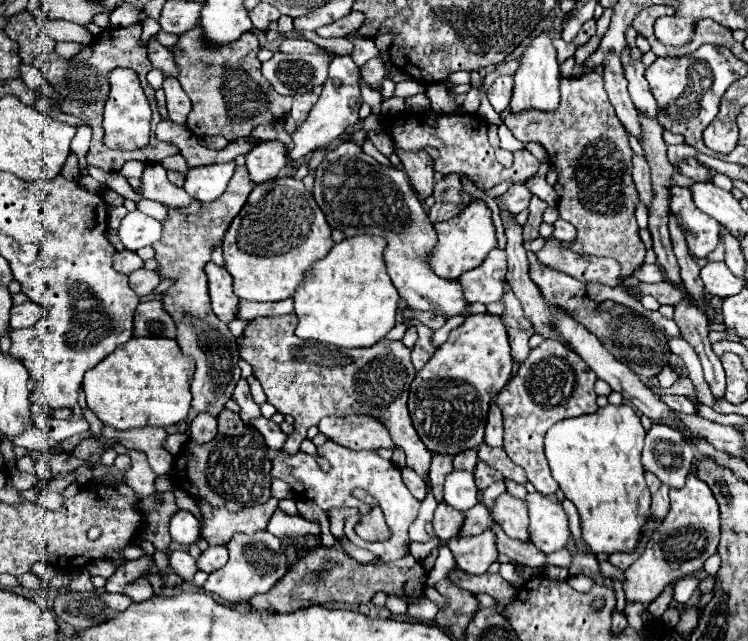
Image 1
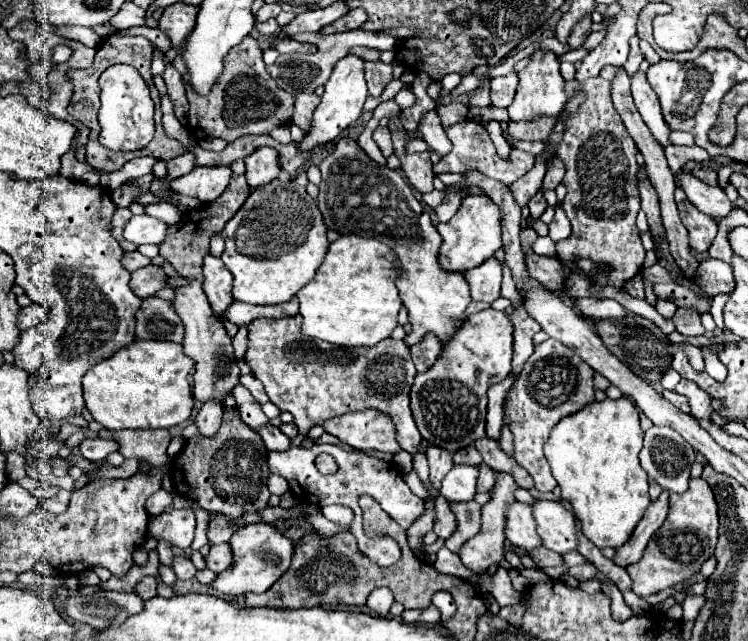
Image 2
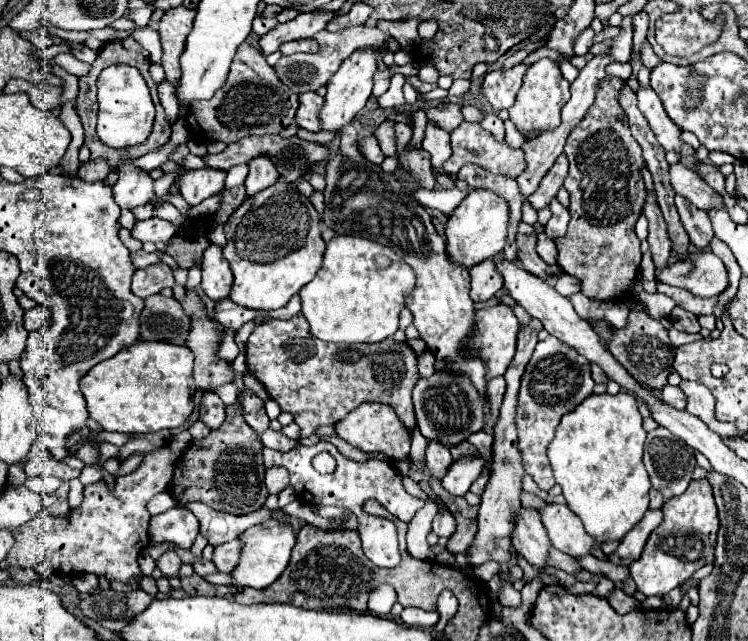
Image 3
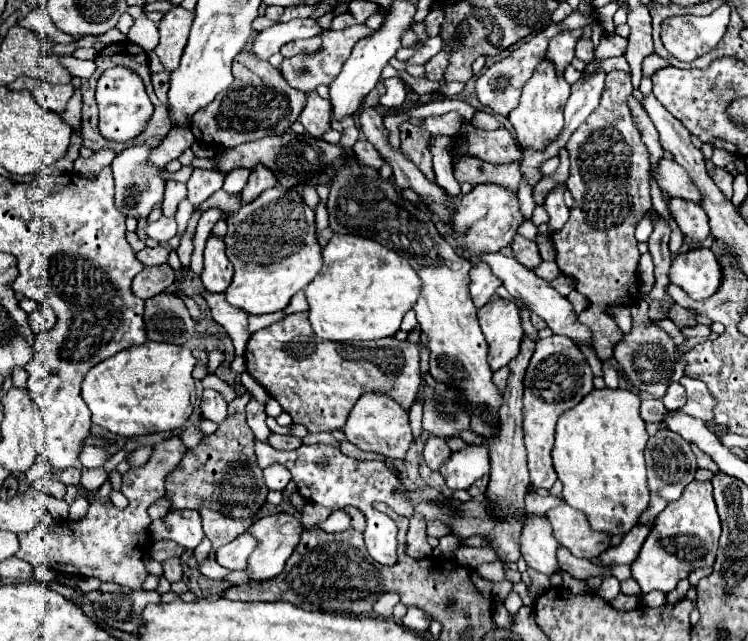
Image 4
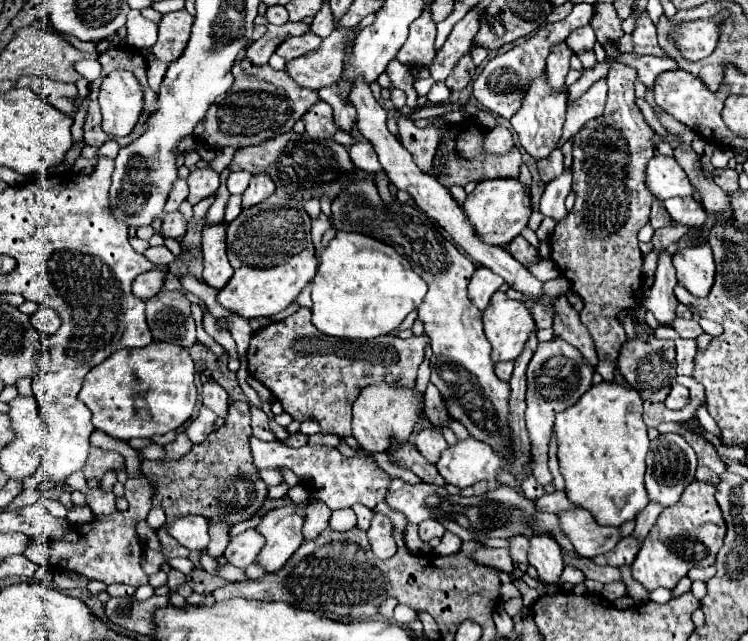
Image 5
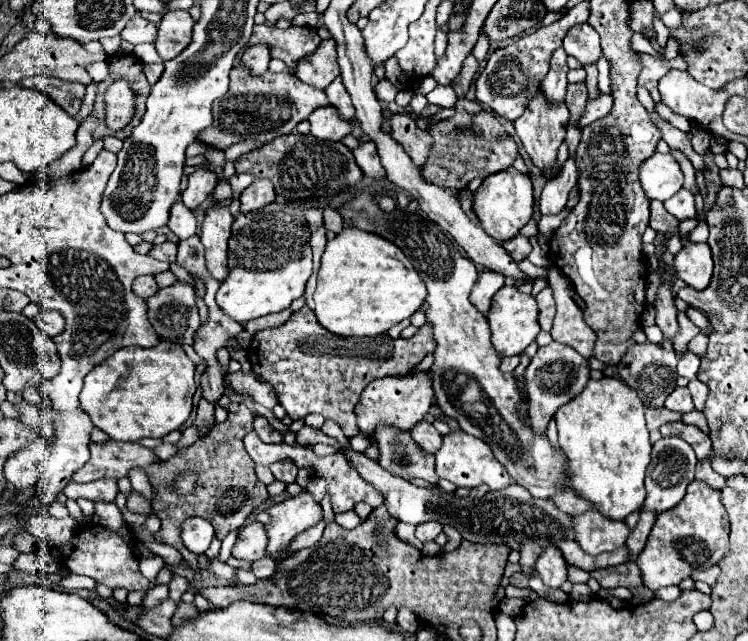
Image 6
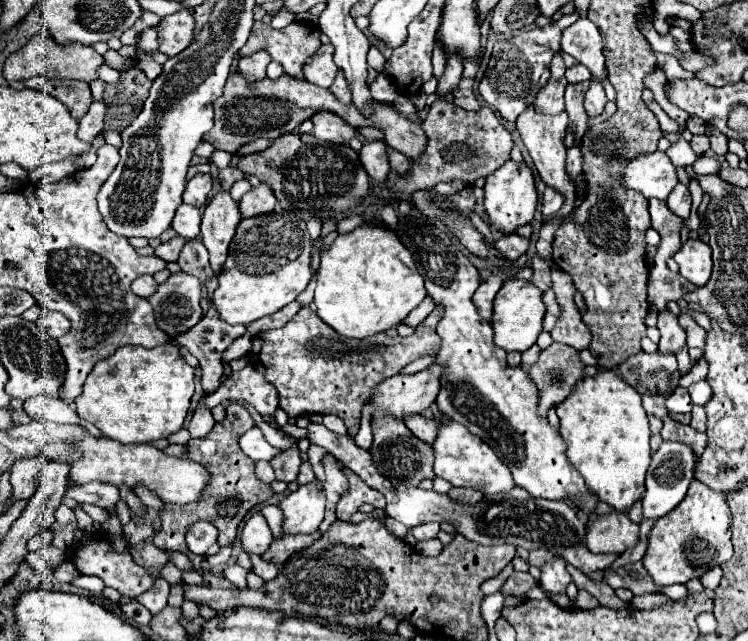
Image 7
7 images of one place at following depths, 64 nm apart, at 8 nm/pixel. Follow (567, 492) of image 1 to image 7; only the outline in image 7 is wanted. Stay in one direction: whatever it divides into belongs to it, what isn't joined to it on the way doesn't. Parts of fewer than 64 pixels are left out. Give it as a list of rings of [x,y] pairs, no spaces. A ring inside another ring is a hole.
[[[604,370],[596,376],[586,376],[580,380],[580,384],[576,384],[576,392],[572,392],[564,404],[556,406],[556,414],[560,418],[560,436],[566,444],[570,466],[586,480],[588,488],[598,496],[598,500],[608,502],[618,512],[628,510],[644,494],[644,478],[650,466],[650,428],[640,394],[628,386],[614,370]]]

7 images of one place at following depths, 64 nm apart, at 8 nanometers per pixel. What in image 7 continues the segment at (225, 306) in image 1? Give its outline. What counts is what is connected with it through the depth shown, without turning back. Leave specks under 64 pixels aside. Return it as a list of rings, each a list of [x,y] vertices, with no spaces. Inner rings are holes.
[[[220,190],[204,208],[200,238],[210,252],[210,266],[220,272],[228,246],[236,234],[236,224],[240,222],[240,206],[230,196],[230,190]]]

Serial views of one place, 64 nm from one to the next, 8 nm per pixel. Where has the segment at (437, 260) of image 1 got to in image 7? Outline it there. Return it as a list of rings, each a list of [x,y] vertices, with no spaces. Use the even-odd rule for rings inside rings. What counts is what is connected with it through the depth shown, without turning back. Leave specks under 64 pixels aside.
[[[508,160],[500,170],[492,172],[484,184],[484,210],[492,220],[492,226],[502,232],[514,232],[518,226],[528,224],[534,218],[538,206],[538,192],[534,184],[534,172],[526,162]]]

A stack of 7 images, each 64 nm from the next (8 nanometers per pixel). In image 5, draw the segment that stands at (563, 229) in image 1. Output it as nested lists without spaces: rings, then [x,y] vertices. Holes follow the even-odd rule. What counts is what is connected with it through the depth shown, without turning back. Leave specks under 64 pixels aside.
[[[568,168],[566,172],[562,172],[562,176],[546,184],[540,200],[540,212],[554,220],[562,220],[568,214],[564,208],[564,200],[570,190],[572,190],[572,170]]]

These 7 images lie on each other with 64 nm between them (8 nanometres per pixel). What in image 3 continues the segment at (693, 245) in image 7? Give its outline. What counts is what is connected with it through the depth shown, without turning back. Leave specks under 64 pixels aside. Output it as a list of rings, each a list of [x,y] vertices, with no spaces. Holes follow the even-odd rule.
[[[708,250],[690,254],[688,260],[678,260],[656,272],[656,280],[684,288],[700,298],[718,296],[728,288],[728,274],[722,260]]]

